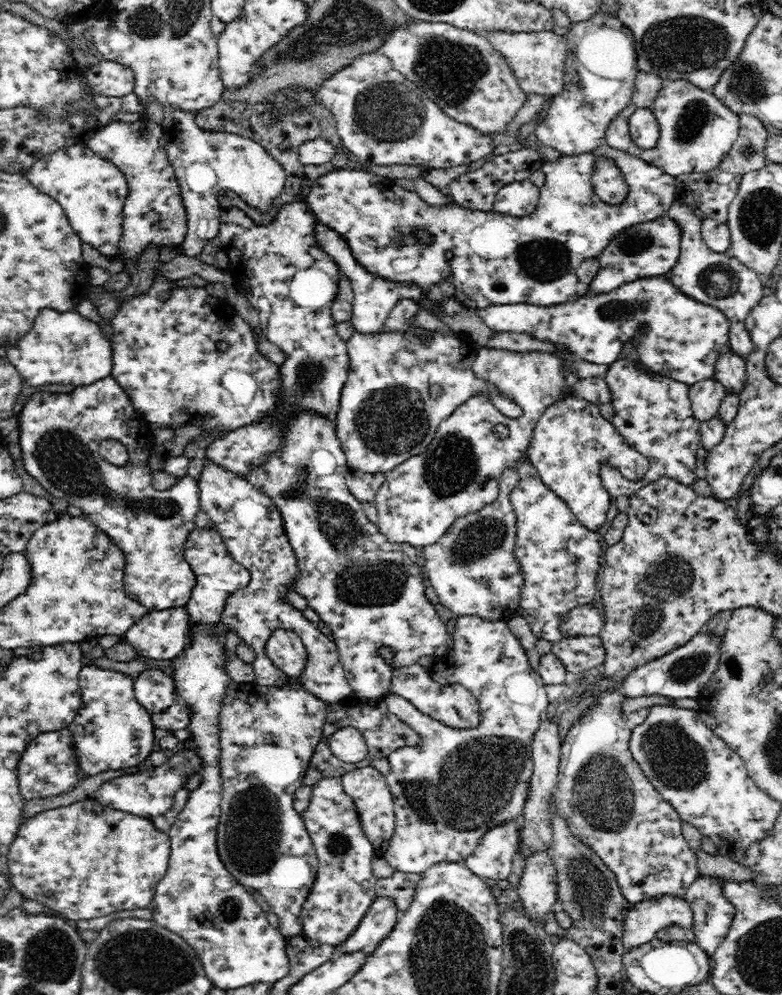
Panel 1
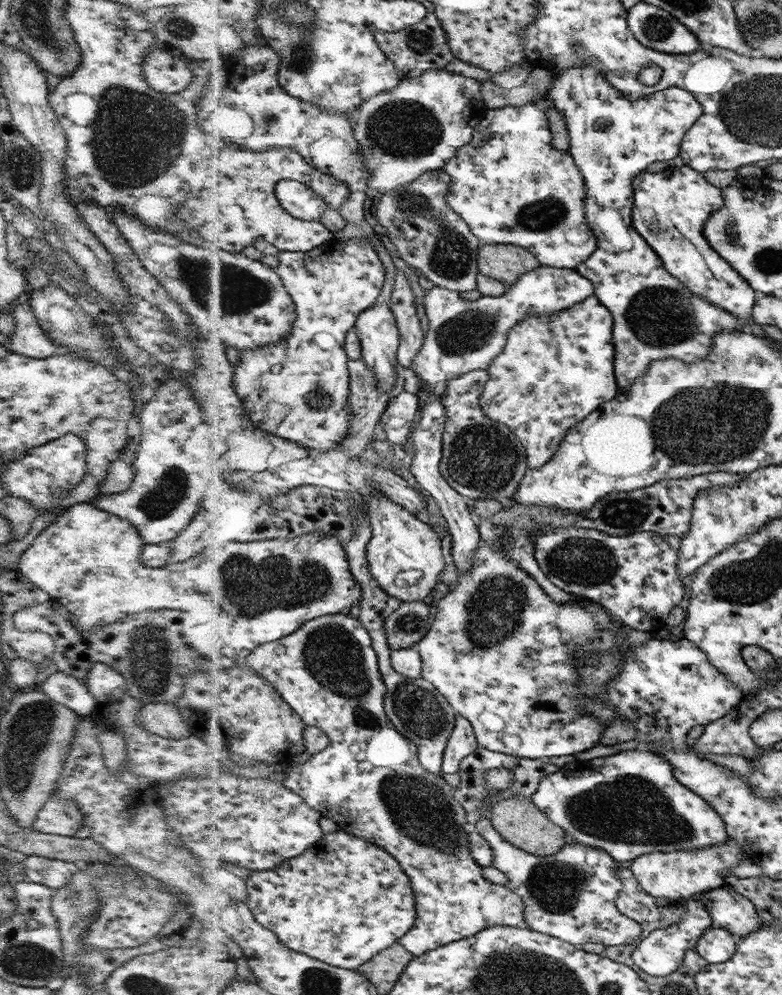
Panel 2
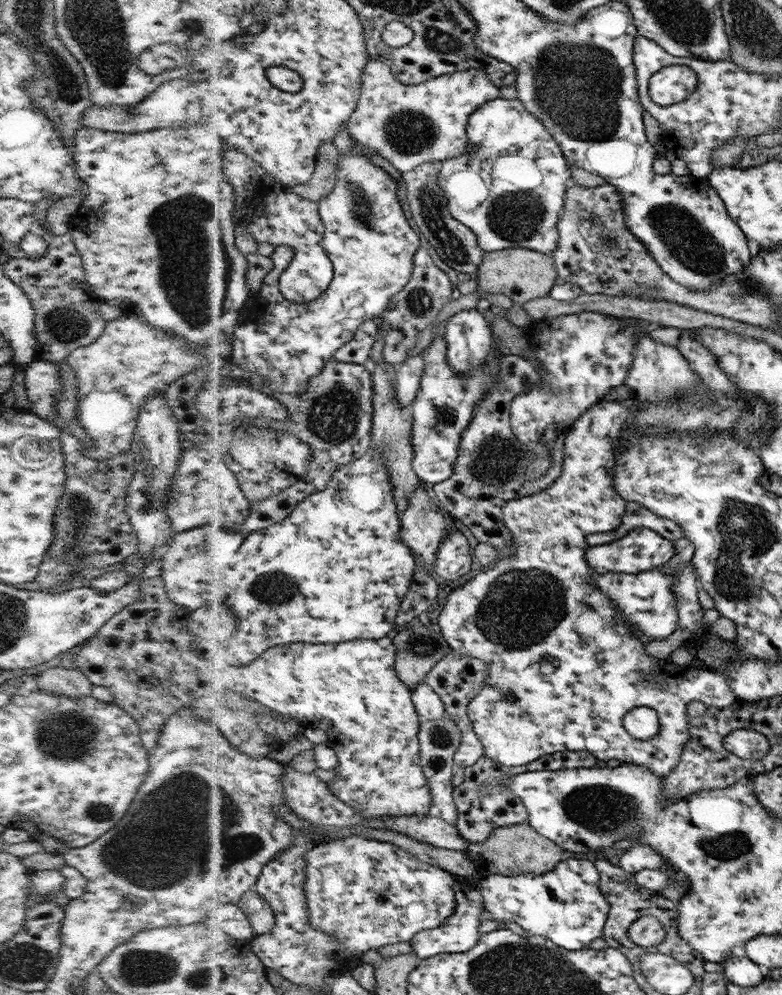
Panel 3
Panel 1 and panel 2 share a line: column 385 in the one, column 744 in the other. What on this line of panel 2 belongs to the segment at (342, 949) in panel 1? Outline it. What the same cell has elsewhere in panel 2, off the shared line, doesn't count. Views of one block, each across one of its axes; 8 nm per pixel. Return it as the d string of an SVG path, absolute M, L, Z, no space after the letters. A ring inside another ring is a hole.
M726 884L694 897L704 901L713 918L713 926L728 930L730 934L738 936L738 941L764 925L760 914L754 909L754 904Z

